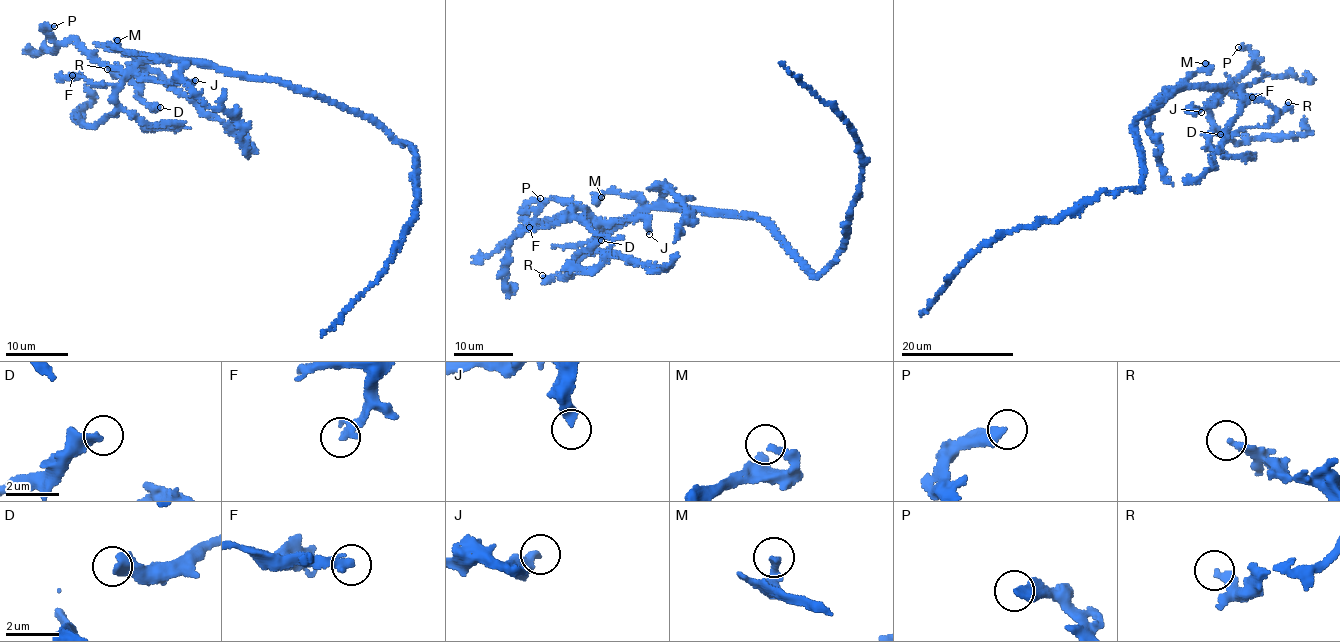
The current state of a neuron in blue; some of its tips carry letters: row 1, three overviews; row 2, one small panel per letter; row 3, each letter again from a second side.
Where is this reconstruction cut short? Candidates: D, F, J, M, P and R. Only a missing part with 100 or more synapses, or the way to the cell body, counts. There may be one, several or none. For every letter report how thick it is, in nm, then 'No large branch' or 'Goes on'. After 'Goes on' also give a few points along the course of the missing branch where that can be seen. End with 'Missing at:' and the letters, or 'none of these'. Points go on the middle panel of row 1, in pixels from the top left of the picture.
D: Thickness 360 nm. No large branch
F: Thickness 320 nm. No large branch
J: Thickness 320 nm. No large branch
M: Thickness 200 nm. No large branch
P: Thickness 360 nm. No large branch
R: Thickness 240 nm. No large branch
Missing at: none of these

